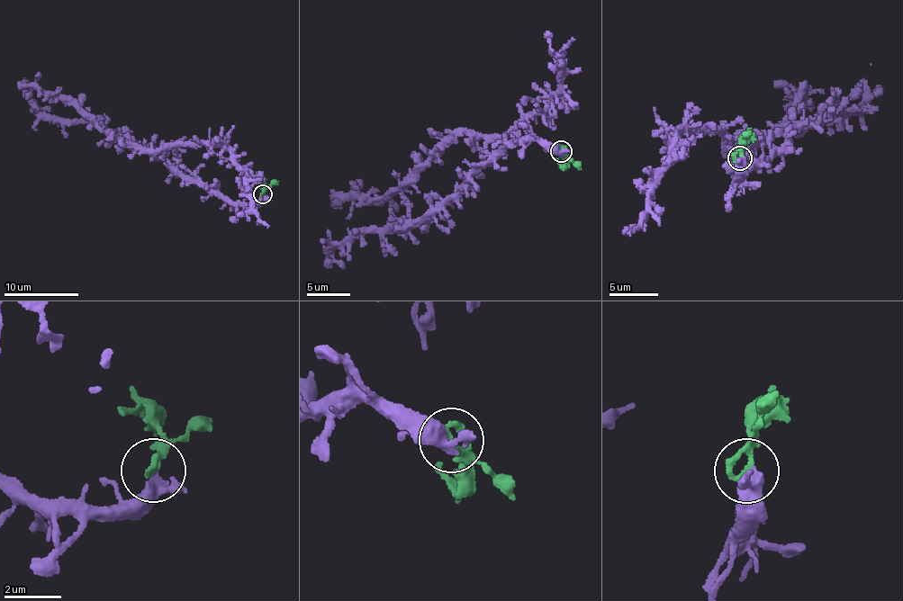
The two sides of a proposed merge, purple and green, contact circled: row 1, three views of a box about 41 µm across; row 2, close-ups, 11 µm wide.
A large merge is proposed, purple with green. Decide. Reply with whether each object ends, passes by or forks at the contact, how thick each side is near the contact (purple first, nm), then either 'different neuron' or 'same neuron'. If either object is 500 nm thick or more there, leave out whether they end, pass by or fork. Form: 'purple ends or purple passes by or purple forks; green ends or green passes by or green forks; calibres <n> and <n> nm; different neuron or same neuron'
purple forks; green ends; calibres 280 and 240 nm; different neuron

